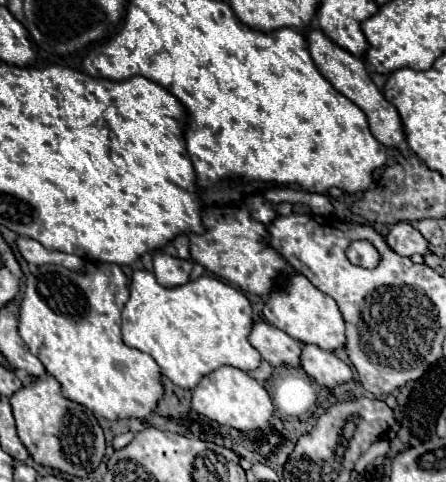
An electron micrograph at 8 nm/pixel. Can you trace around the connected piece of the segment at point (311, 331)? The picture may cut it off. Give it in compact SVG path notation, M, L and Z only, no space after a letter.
M293 273L293 277L285 281L285 285L277 285L271 289L269 299L263 307L263 315L271 325L279 327L301 343L315 343L327 351L335 351L345 345L345 325L337 303L327 293L319 291L301 273Z

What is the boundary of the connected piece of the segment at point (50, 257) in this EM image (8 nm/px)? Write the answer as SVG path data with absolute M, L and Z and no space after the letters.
M17 237L15 243L17 243L17 249L19 249L21 257L27 263L31 263L31 265L53 263L53 265L63 265L63 267L73 269L73 271L81 271L83 269L83 259L77 257L77 255L69 255L69 253L63 253L63 251L45 249L39 241L29 239L29 237Z

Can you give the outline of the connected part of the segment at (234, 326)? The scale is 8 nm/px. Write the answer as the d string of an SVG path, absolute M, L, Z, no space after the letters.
M135 271L121 333L125 345L149 353L175 385L193 389L203 375L221 365L235 365L243 371L259 367L261 355L247 341L251 327L249 299L217 277L201 275L179 287L163 287L153 273Z

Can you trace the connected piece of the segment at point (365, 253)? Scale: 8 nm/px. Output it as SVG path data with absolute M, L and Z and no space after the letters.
M355 241L347 247L347 259L353 265L365 267L365 269L373 269L379 265L379 251L375 251L373 243L367 241Z

